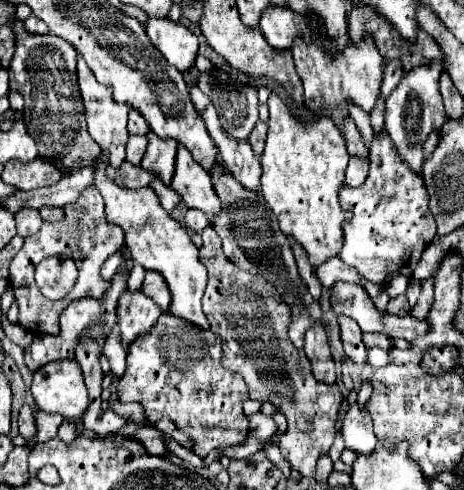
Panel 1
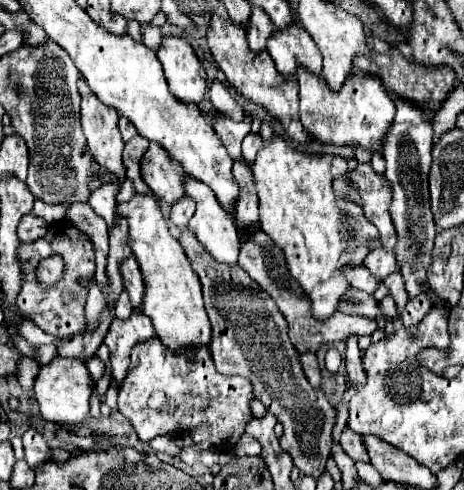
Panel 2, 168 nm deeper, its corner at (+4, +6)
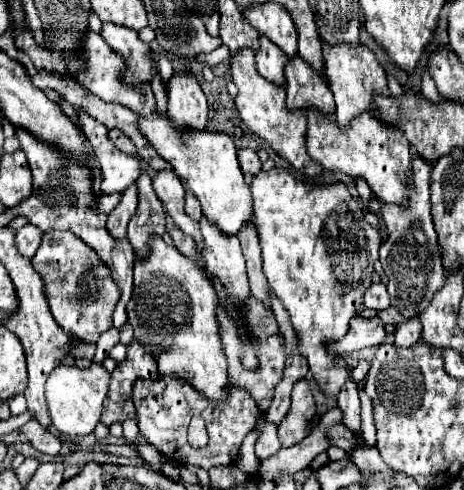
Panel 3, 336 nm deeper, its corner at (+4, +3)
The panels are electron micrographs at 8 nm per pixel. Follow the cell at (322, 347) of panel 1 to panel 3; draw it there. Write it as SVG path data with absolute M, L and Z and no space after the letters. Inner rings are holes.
M297 381L291 393L291 409L281 421L281 443L283 447L291 447L301 443L309 431L309 421L315 417L315 401L311 395L311 389L305 381Z

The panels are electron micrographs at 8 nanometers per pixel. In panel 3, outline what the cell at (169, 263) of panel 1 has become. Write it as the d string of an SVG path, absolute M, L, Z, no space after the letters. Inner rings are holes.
M161 237L153 239L153 253L149 253L149 261L135 263L135 285L131 301L127 303L127 317L133 325L135 339L143 345L157 361L159 375L171 375L187 381L195 391L211 401L225 401L229 397L229 375L227 375L227 357L221 345L219 321L217 321L217 295L209 285L205 271L193 259L181 255L175 247L165 245Z

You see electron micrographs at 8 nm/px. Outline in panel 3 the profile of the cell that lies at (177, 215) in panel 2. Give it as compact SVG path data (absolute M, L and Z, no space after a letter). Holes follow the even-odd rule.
M185 191L185 201L187 201L187 205L185 205L187 215L191 215L193 219L199 221L203 217L203 213L201 213L201 203L197 201L197 197L193 197L191 191Z

